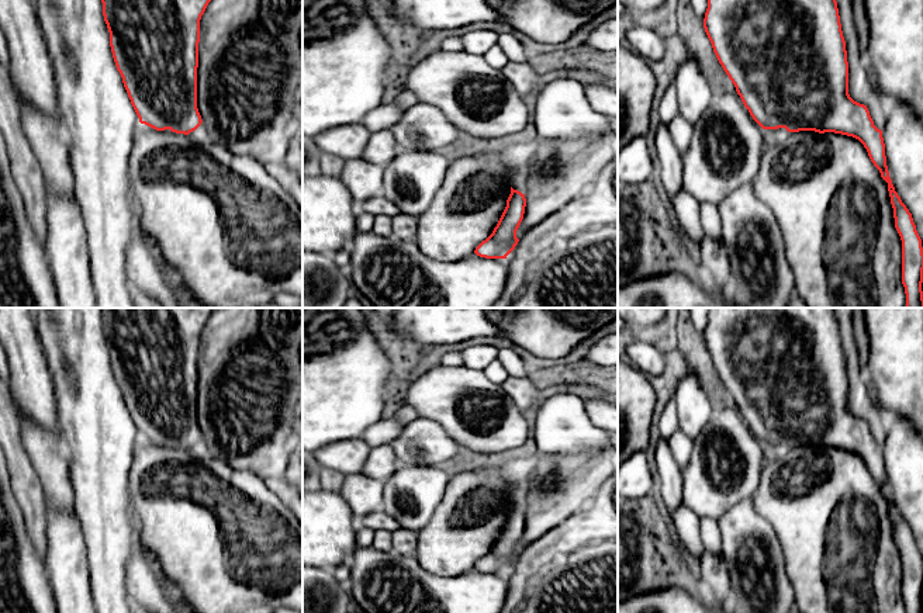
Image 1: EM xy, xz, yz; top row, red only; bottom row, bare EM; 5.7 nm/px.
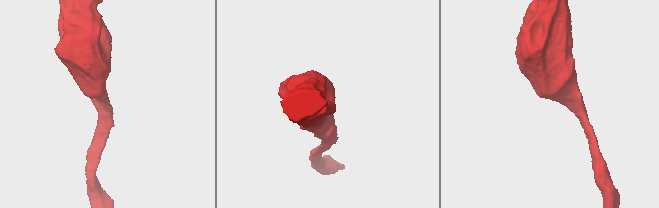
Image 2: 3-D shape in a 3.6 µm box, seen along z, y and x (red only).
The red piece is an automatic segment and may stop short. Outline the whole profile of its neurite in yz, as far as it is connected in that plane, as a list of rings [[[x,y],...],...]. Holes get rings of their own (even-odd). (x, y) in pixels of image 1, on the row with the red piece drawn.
[[[708,0],[708,8],[704,18],[705,32],[712,44],[713,52],[722,65],[723,70],[732,80],[736,87],[737,94],[740,96],[744,107],[749,110],[753,120],[763,129],[778,129],[785,128],[788,132],[799,132],[799,131],[815,131],[819,134],[834,132],[847,136],[853,136],[858,139],[868,152],[868,156],[874,166],[879,170],[881,177],[888,183],[888,191],[891,197],[891,204],[893,208],[895,228],[902,240],[902,284],[905,287],[906,294],[906,308],[923,308],[923,247],[922,239],[916,231],[916,225],[913,222],[912,214],[902,202],[900,197],[895,191],[892,180],[889,177],[886,156],[885,156],[885,143],[882,138],[882,131],[874,125],[874,121],[870,115],[867,105],[854,101],[848,94],[848,62],[847,62],[847,51],[846,41],[841,31],[840,15],[836,0]]]

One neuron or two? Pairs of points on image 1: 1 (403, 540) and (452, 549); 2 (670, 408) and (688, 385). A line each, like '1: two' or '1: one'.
1: two
2: two

